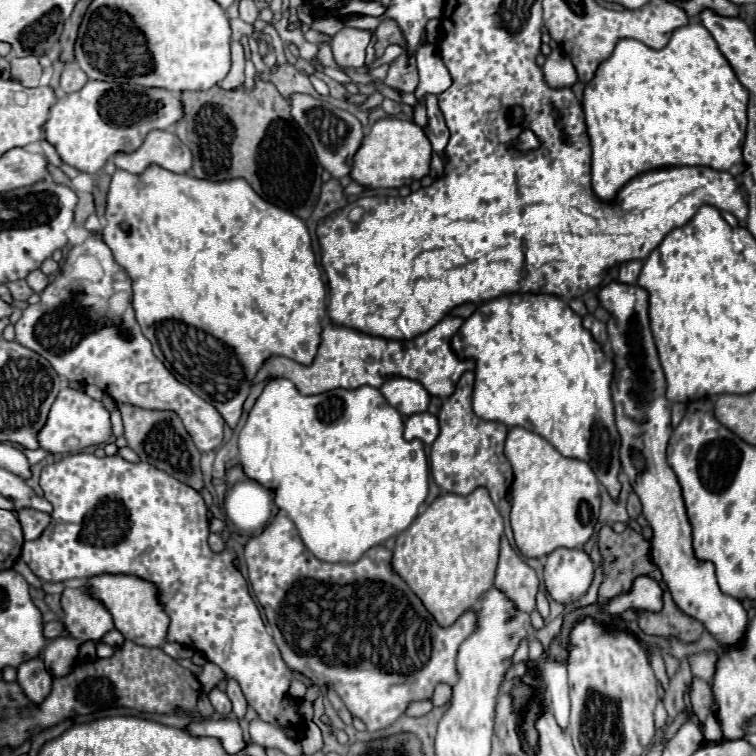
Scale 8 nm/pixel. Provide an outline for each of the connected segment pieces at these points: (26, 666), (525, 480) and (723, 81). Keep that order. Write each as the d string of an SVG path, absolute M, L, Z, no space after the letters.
M42 655L22 661L16 667L16 671L18 671L18 683L22 685L28 699L34 703L42 703L42 699L50 693L52 685L52 675L46 671Z
M522 427L510 429L504 453L514 469L510 525L520 553L542 557L558 547L584 547L600 515L600 485L590 465L562 457L546 439Z
M688 23L676 29L668 45L660 51L636 39L622 39L612 57L598 67L596 77L586 85L582 107L586 113L588 137L592 141L592 189L598 199L606 203L614 201L628 181L646 171L686 165L730 171L734 165L742 163L748 91L736 79L714 37L700 23Z

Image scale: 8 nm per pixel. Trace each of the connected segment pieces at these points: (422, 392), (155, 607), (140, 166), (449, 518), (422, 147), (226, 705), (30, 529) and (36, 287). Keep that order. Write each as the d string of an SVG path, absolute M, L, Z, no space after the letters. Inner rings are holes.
M406 377L388 379L380 387L380 391L386 397L386 401L406 417L426 411L430 403L428 391L418 381L412 381Z
M96 575L86 581L88 593L98 599L114 617L116 629L136 645L160 647L168 629L168 615L156 599L156 587L132 575Z
M150 131L140 149L114 155L114 165L134 175L140 175L150 165L186 175L192 171L192 155L184 143L180 145L180 139L172 131Z
M484 487L466 497L444 493L396 537L392 567L418 595L436 623L450 627L462 613L476 607L480 595L494 585L502 533L502 517Z
M386 117L372 125L370 133L362 141L358 155L354 155L354 167L350 177L372 189L398 189L402 185L410 185L412 181L420 181L430 173L432 161L432 143L426 137L426 131L418 127L414 121Z
M214 687L214 689L208 693L208 697L210 697L212 707L214 707L220 715L230 715L230 713L232 713L232 703L230 703L230 699L228 699L228 695L226 695L224 691L220 691L218 687Z
M20 509L18 511L18 521L24 529L24 539L38 539L42 531L48 527L50 517L40 511L30 511L30 509Z
M32 271L32 273L26 277L26 281L28 281L28 285L32 287L32 291L36 291L36 293L42 293L42 291L46 289L46 285L48 285L48 277L46 277L42 271Z

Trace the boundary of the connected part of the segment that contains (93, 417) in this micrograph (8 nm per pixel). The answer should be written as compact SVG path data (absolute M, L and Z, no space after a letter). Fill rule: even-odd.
M68 387L58 393L48 413L48 419L44 427L38 431L36 439L40 447L52 455L70 455L70 453L80 453L86 447L106 443L110 435L112 435L110 413L104 409L104 405L100 401L90 399L84 391Z

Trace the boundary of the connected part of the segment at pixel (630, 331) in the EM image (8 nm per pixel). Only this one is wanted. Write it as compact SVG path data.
M612 281L598 291L598 301L610 313L608 339L616 365L612 379L612 401L616 407L616 427L622 437L620 461L634 493L642 501L642 513L654 531L650 555L654 563L658 563L674 603L686 615L702 621L722 647L736 647L746 635L748 615L738 599L720 591L714 565L696 557L682 489L666 461L666 447L672 433L670 401L666 399L666 379L650 331L648 291L640 285Z

